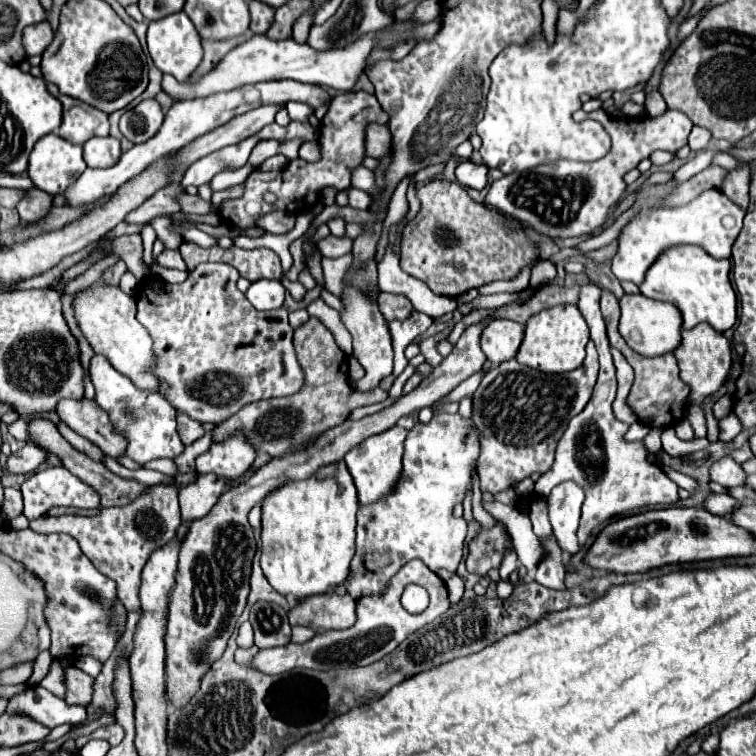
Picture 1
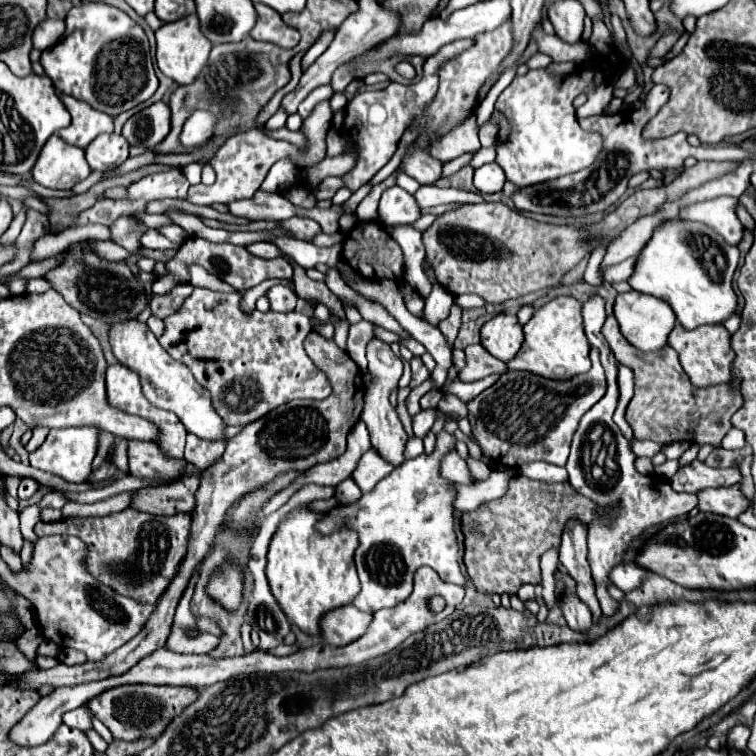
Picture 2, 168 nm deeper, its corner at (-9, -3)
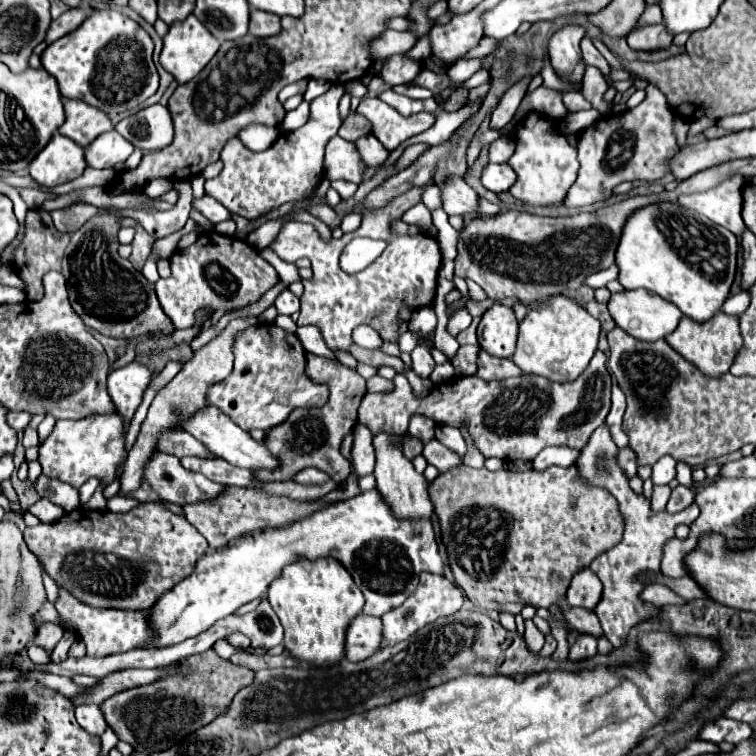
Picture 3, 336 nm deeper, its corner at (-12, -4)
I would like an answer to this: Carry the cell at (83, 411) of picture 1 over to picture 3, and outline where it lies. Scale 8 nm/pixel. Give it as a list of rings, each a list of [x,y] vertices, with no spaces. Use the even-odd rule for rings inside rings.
[[[154,451],[146,461],[144,481],[158,493],[160,499],[176,505],[208,501],[222,491],[220,483],[212,483],[204,475],[184,469],[180,459],[160,451]]]

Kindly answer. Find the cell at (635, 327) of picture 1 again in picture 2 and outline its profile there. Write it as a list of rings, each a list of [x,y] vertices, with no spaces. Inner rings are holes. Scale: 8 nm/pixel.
[[[635,290],[619,294],[615,298],[613,314],[619,322],[621,334],[629,340],[629,344],[637,346],[643,352],[661,350],[667,344],[669,332],[673,330],[677,323],[675,313],[667,302],[661,302],[659,298],[653,298],[651,294],[641,294],[641,292],[635,292]]]

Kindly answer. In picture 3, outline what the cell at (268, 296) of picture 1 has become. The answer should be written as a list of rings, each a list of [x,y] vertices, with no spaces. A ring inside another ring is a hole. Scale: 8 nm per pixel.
[[[288,289],[278,295],[274,305],[276,305],[278,313],[282,313],[282,315],[294,315],[296,311],[300,311],[300,299],[294,293],[290,293]]]

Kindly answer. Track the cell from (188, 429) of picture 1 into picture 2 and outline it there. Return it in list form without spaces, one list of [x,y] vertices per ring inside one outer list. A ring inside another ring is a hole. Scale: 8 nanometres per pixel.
[[[187,434],[185,460],[189,464],[193,464],[199,472],[203,472],[209,466],[213,466],[221,458],[223,450],[225,450],[225,446],[221,442],[207,442],[207,440],[195,438],[193,434]]]

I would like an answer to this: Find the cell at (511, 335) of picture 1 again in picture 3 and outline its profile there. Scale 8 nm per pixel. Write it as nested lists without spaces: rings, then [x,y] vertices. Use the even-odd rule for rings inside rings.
[[[494,303],[482,317],[480,347],[494,357],[512,359],[518,339],[518,321],[510,307]]]

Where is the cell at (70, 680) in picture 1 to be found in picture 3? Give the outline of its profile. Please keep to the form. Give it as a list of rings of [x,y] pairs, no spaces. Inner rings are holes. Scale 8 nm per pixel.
[[[214,649],[188,657],[180,665],[194,665],[196,675],[188,675],[188,679],[180,675],[180,679],[162,679],[160,683],[126,689],[112,695],[100,705],[106,723],[114,729],[118,739],[130,743],[136,751],[154,753],[172,747],[204,723],[210,723],[220,711],[228,707],[236,691],[240,691],[240,687],[246,687],[254,679],[254,671],[250,671],[248,667],[236,667],[230,661],[220,659]]]

